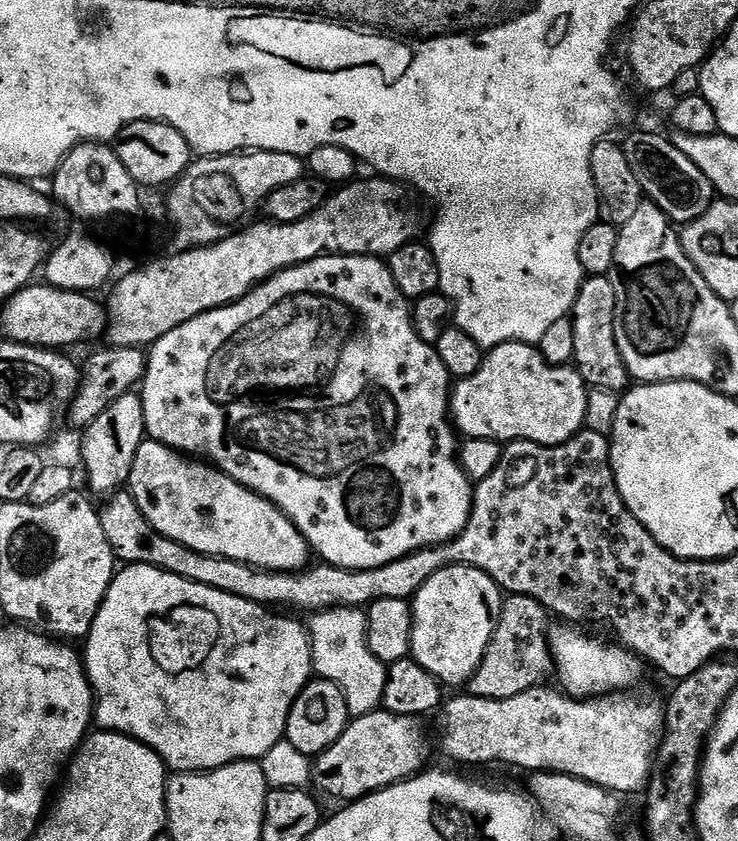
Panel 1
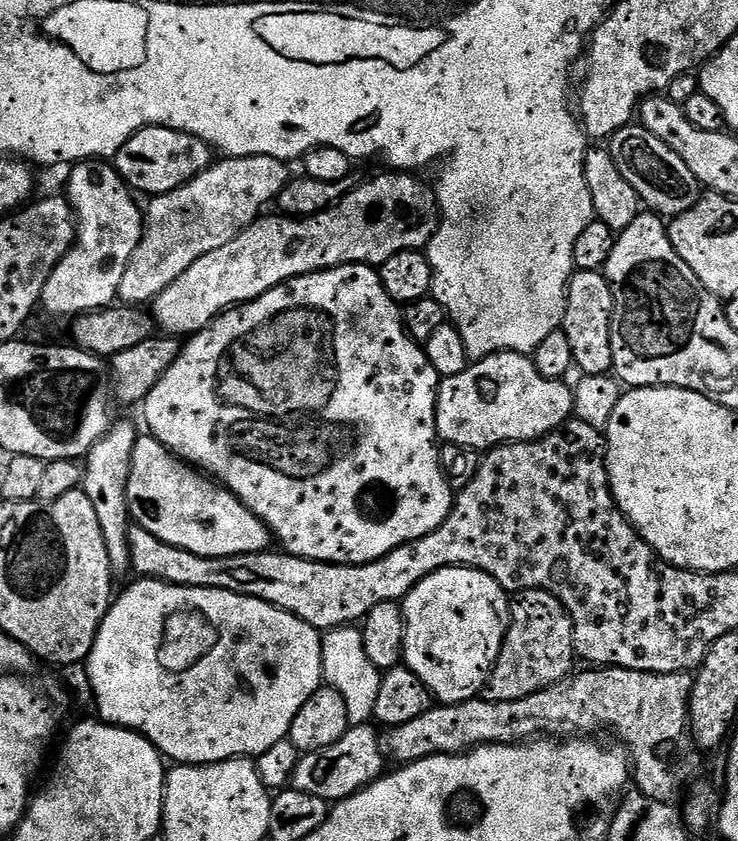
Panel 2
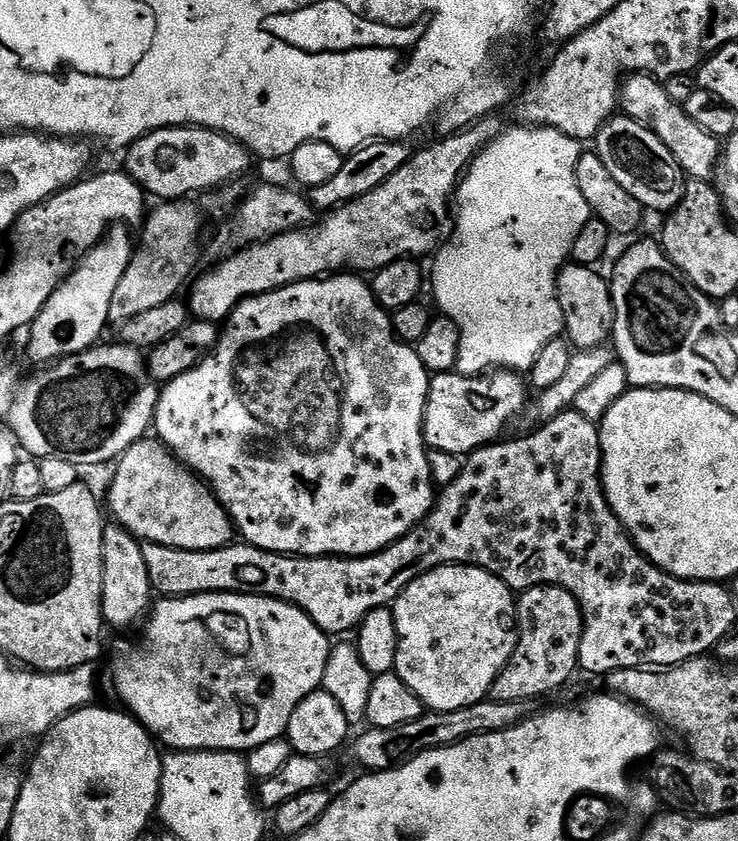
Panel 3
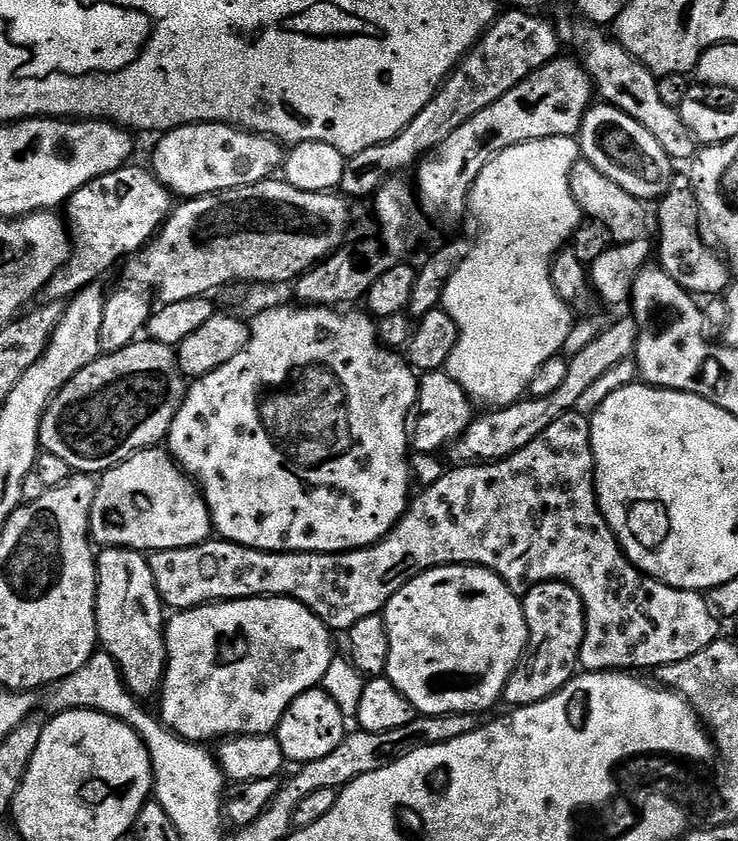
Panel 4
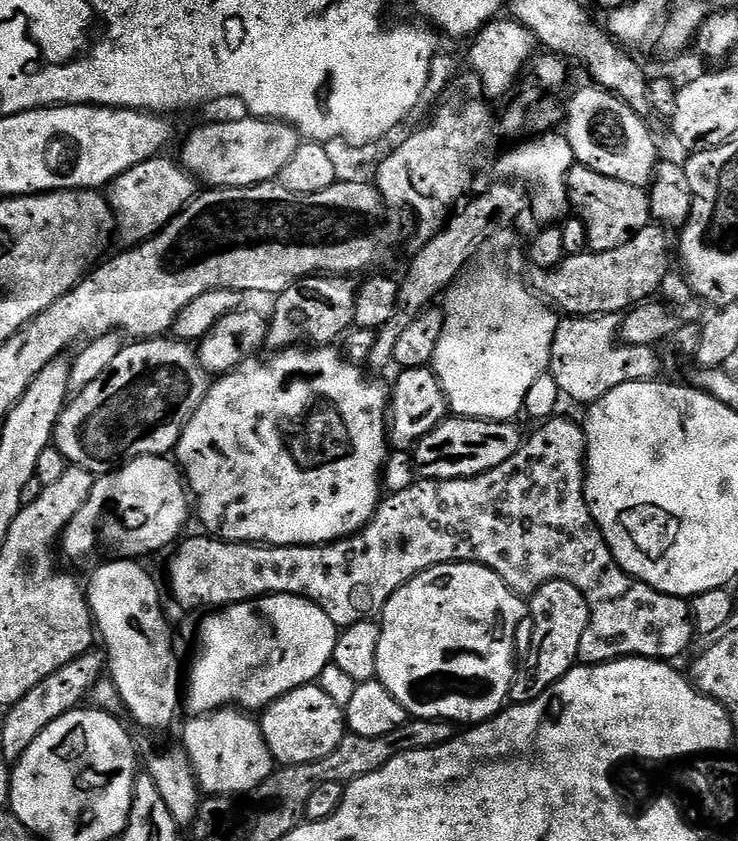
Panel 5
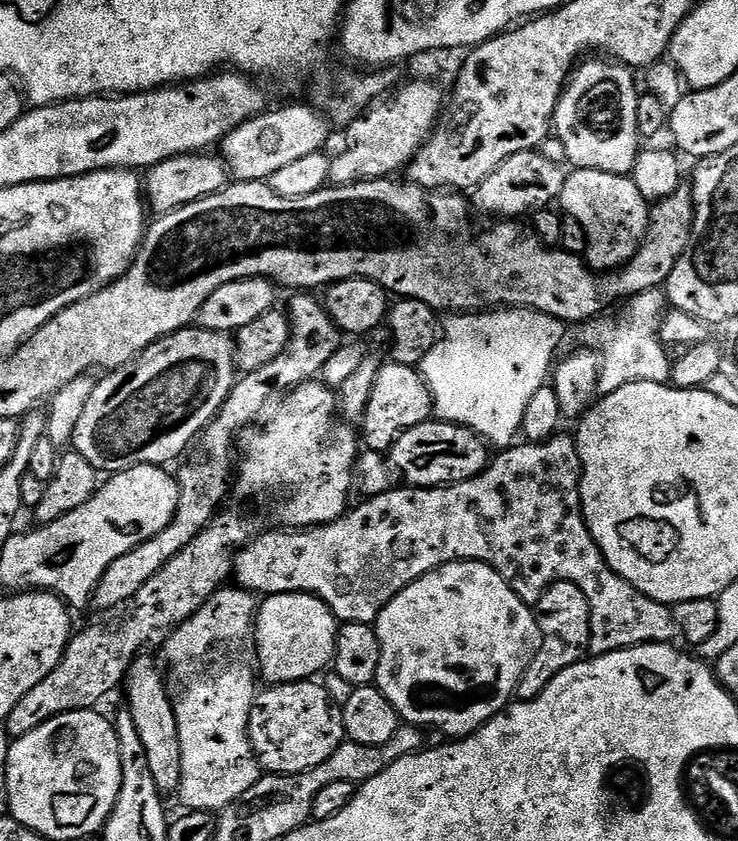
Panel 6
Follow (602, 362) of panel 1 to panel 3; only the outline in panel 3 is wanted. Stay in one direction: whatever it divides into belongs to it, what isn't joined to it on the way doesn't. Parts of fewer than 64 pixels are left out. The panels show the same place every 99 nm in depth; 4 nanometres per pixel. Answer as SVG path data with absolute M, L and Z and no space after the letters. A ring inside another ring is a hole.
M565 263L556 275L556 301L562 306L564 332L573 349L598 348L609 343L616 311L609 281L596 273L595 267L586 264Z

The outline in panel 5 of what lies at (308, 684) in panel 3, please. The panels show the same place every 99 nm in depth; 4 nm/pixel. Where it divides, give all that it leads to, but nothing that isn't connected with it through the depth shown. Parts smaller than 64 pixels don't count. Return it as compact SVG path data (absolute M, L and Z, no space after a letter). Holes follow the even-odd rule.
M273 594L271 596L261 596L258 600L246 600L243 604L229 604L219 609L218 614L205 616L208 617L200 624L200 649L197 650L196 657L192 660L192 669L189 672L187 669L186 672L186 708L189 708L189 713L217 712L219 708L227 708L232 705L239 706L244 710L253 710L252 708L263 710L280 696L284 696L296 688L302 688L305 684L319 681L322 670L326 665L332 663L338 629L336 623L330 618L330 614L326 614L326 610L322 610L313 600L305 600L302 596L278 596Z

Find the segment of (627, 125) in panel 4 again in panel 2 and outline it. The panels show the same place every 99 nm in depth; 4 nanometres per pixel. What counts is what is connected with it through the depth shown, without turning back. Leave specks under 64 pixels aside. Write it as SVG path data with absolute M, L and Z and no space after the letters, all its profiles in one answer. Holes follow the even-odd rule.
M629 126L618 130L610 137L610 151L622 178L638 190L641 201L653 213L664 218L681 216L686 210L696 205L702 195L702 185L690 174L686 162L666 146L666 142L658 142L654 134L650 134L645 128Z

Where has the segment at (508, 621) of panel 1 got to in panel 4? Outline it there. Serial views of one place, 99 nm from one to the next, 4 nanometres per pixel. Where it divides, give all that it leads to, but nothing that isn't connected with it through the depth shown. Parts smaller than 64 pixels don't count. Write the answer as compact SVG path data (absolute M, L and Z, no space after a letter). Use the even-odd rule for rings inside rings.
M545 580L533 584L529 592L523 593L524 617L528 627L528 641L520 661L504 687L503 703L512 708L525 708L534 702L542 702L550 698L558 690L562 690L577 675L580 663L580 651L584 641L584 603L582 598L570 585L558 580Z

